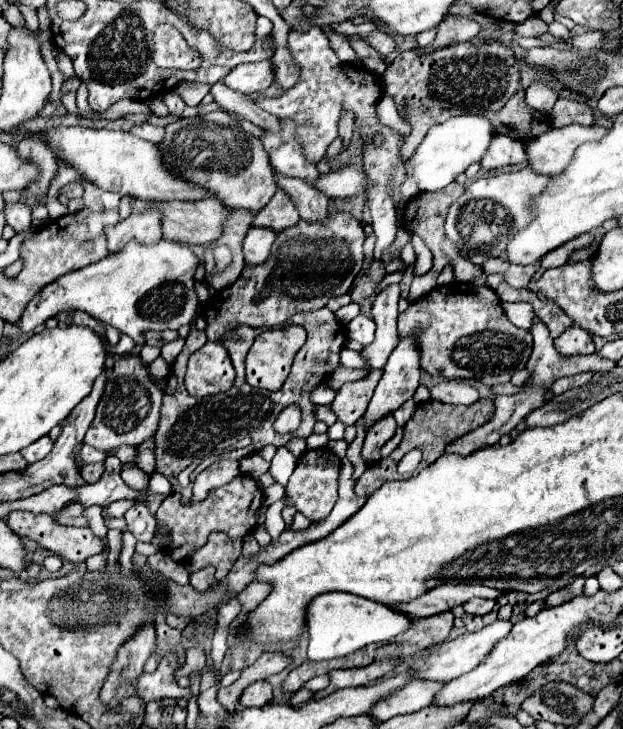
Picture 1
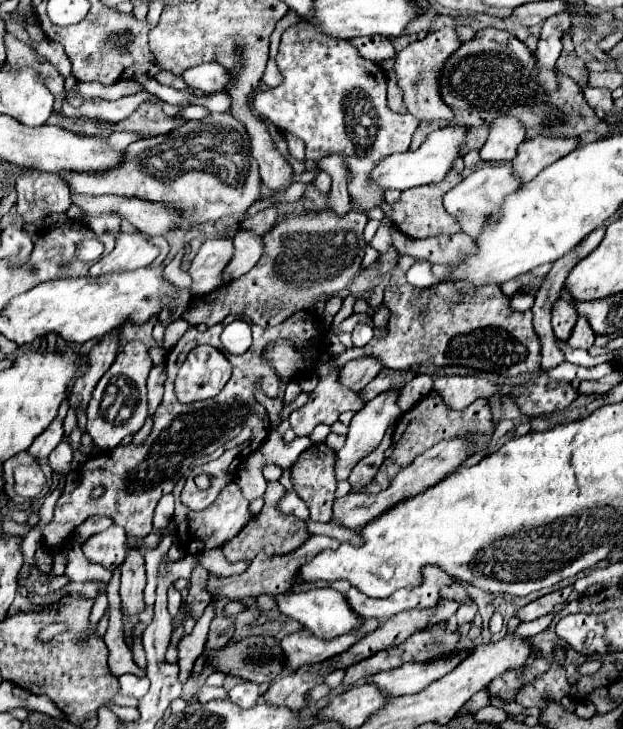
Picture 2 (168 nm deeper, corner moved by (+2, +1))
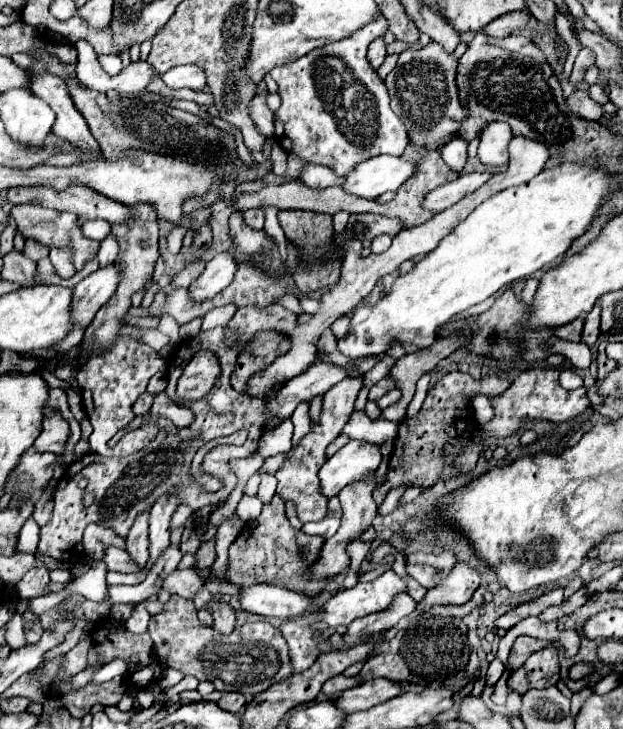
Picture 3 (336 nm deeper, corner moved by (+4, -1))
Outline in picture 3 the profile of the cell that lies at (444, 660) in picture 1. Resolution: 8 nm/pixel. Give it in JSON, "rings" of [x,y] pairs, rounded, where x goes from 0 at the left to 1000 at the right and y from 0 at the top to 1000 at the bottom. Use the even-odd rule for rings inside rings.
{"rings":[[[596,931],[586,934],[573,942],[563,942],[557,948],[551,948],[541,956],[541,967],[547,967],[547,973],[554,973],[557,978],[570,978],[579,973],[596,973],[628,956],[637,956],[647,951],[647,942],[637,934],[628,931]]]}

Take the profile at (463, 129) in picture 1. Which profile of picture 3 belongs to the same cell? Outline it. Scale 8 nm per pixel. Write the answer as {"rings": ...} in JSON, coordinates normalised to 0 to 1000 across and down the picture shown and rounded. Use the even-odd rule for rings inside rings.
{"rings":[[[605,213],[573,226],[554,246],[551,259],[573,270],[605,273],[621,262],[634,265],[663,237],[669,237],[663,221],[634,213]]]}

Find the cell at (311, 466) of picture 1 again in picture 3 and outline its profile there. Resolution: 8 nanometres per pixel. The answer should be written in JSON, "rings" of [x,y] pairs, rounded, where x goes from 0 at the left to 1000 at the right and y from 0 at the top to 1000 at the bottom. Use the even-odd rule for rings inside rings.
{"rings":[[[554,517],[547,525],[531,531],[518,542],[518,561],[515,561],[512,583],[499,583],[499,594],[490,597],[480,610],[467,613],[454,641],[441,649],[441,654],[448,660],[445,663],[445,676],[457,687],[467,684],[477,693],[477,709],[480,709],[483,717],[515,715],[525,706],[525,687],[528,684],[522,684],[522,679],[515,676],[515,663],[512,663],[509,649],[518,641],[518,635],[525,632],[525,624],[522,624],[525,610],[547,594],[551,583],[557,580],[560,569],[567,567],[567,553],[570,553],[579,534],[583,534],[583,517]]]}

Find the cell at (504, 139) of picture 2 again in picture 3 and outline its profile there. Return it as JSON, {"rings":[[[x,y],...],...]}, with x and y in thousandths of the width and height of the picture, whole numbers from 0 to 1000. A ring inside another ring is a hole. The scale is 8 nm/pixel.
{"rings":[[[791,166],[785,169],[769,188],[769,221],[785,229],[811,226],[817,221],[817,196],[823,191],[817,169]]]}

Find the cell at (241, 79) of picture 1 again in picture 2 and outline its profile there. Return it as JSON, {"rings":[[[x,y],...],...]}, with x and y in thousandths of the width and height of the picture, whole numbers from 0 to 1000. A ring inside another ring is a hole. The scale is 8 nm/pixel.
{"rings":[[[352,86],[313,89],[300,95],[291,106],[307,122],[323,122],[329,130],[358,125],[364,117],[364,97]]]}

